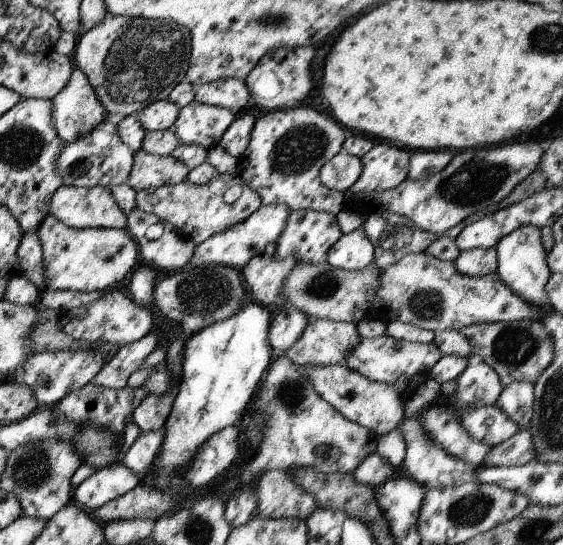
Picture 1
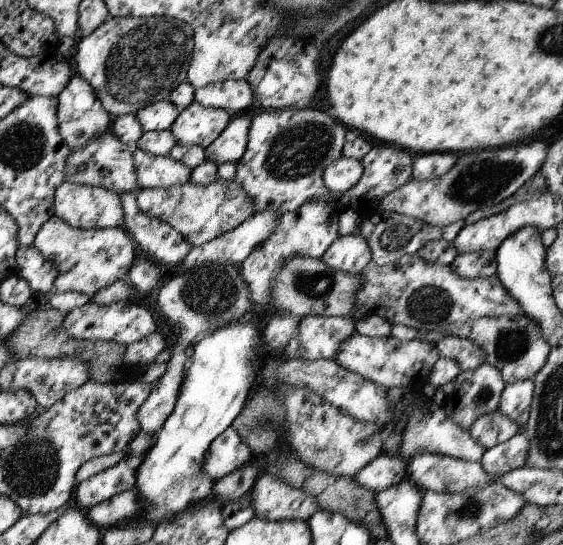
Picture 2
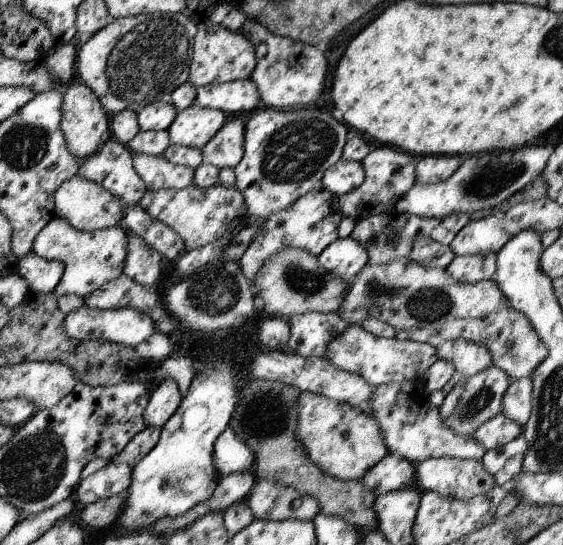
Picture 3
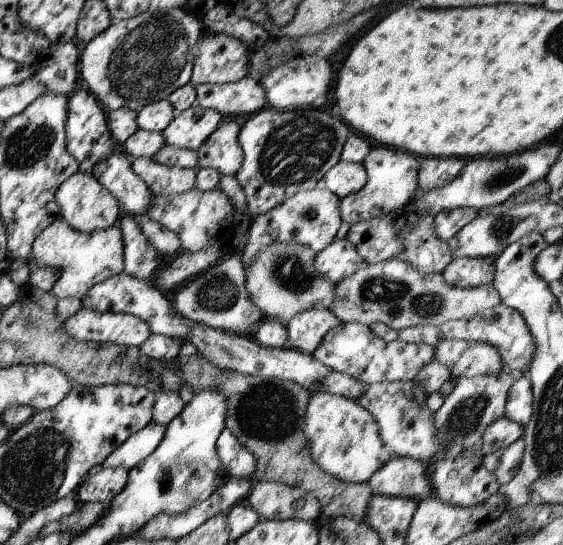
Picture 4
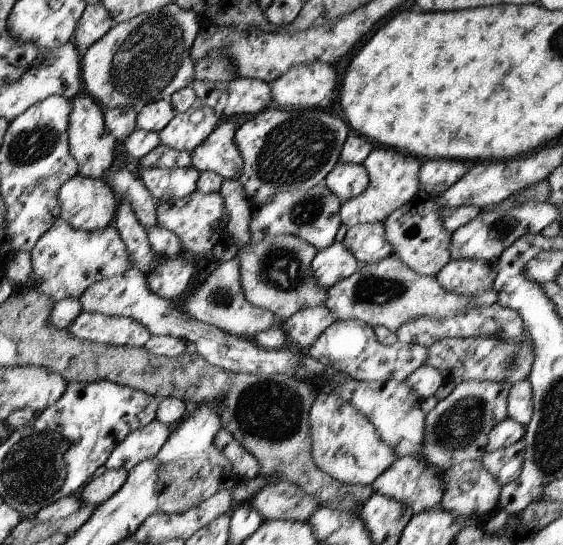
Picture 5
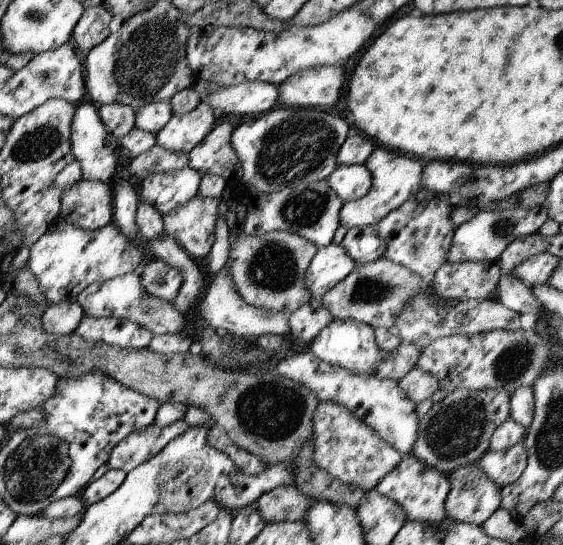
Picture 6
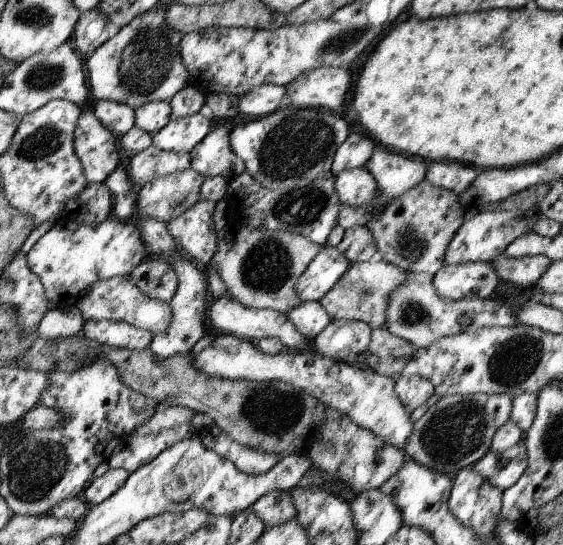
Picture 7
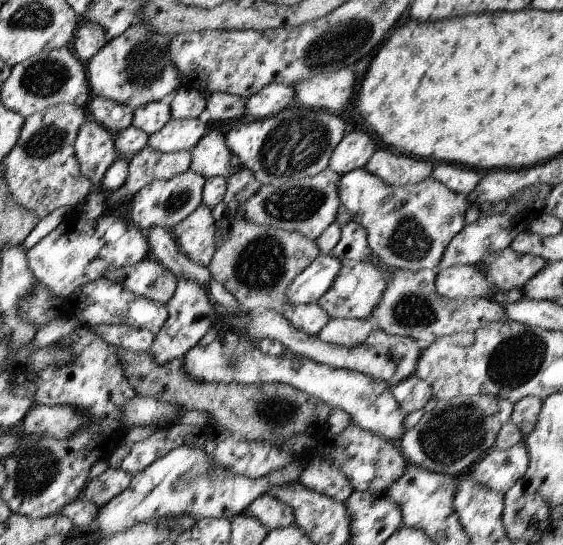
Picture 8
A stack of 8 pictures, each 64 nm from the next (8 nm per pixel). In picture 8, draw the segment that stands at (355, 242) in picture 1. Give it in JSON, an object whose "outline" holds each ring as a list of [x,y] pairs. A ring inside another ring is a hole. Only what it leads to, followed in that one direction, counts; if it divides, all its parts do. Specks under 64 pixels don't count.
{"outline":[[[330,253],[319,254],[298,276],[286,290],[286,298],[291,305],[316,303],[322,294],[328,292],[342,264],[338,258],[332,258]]]}

